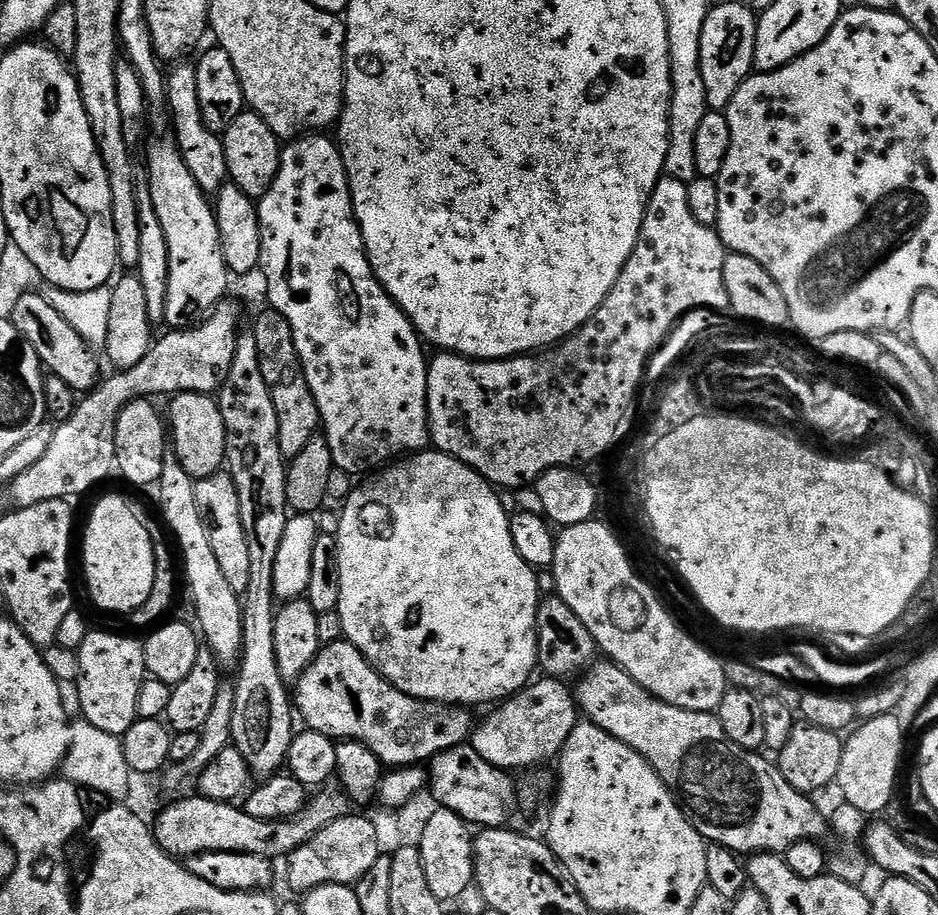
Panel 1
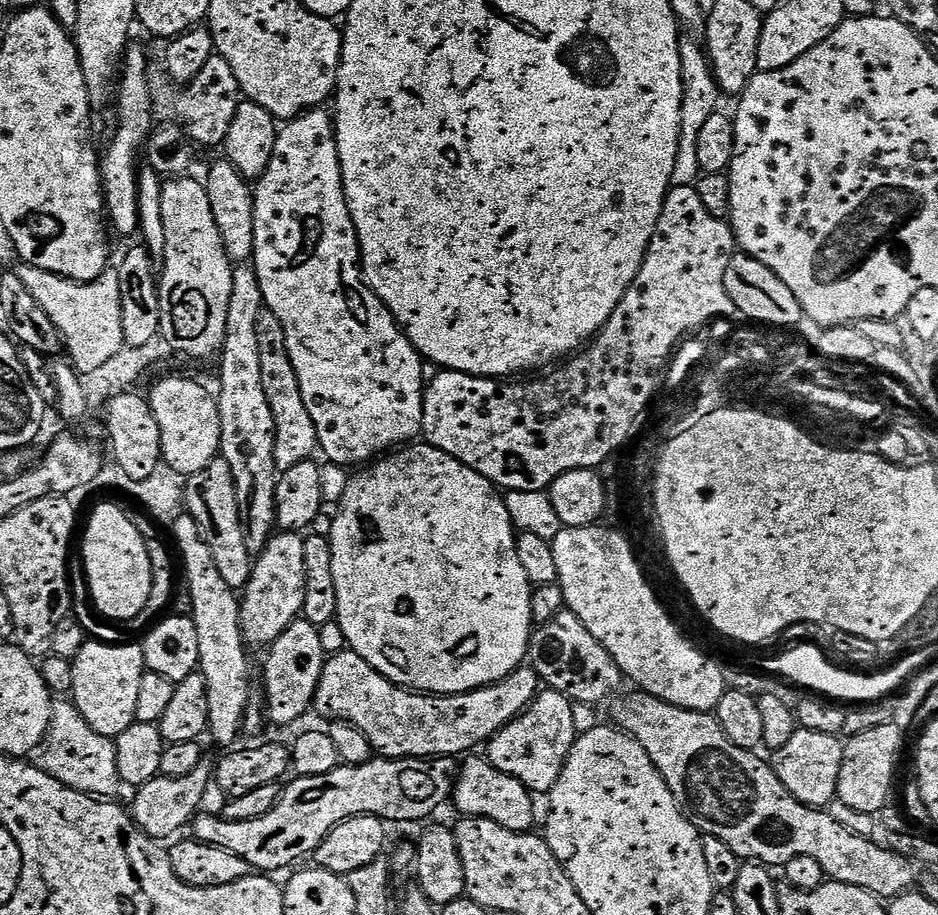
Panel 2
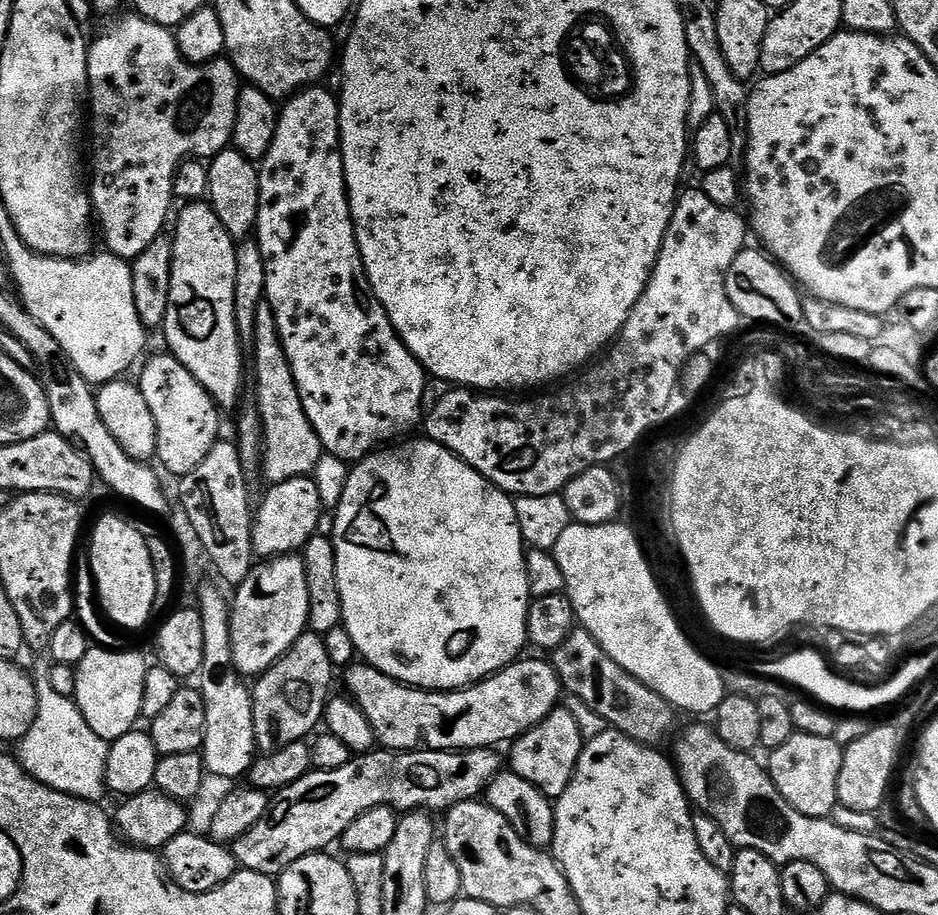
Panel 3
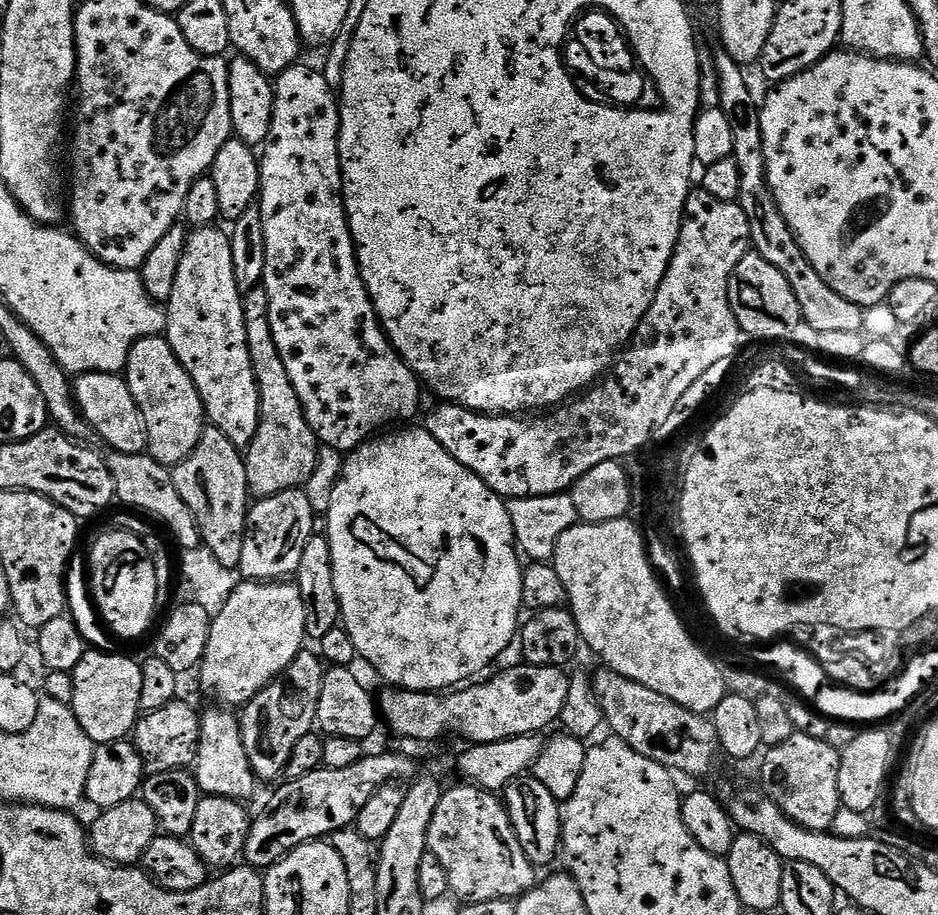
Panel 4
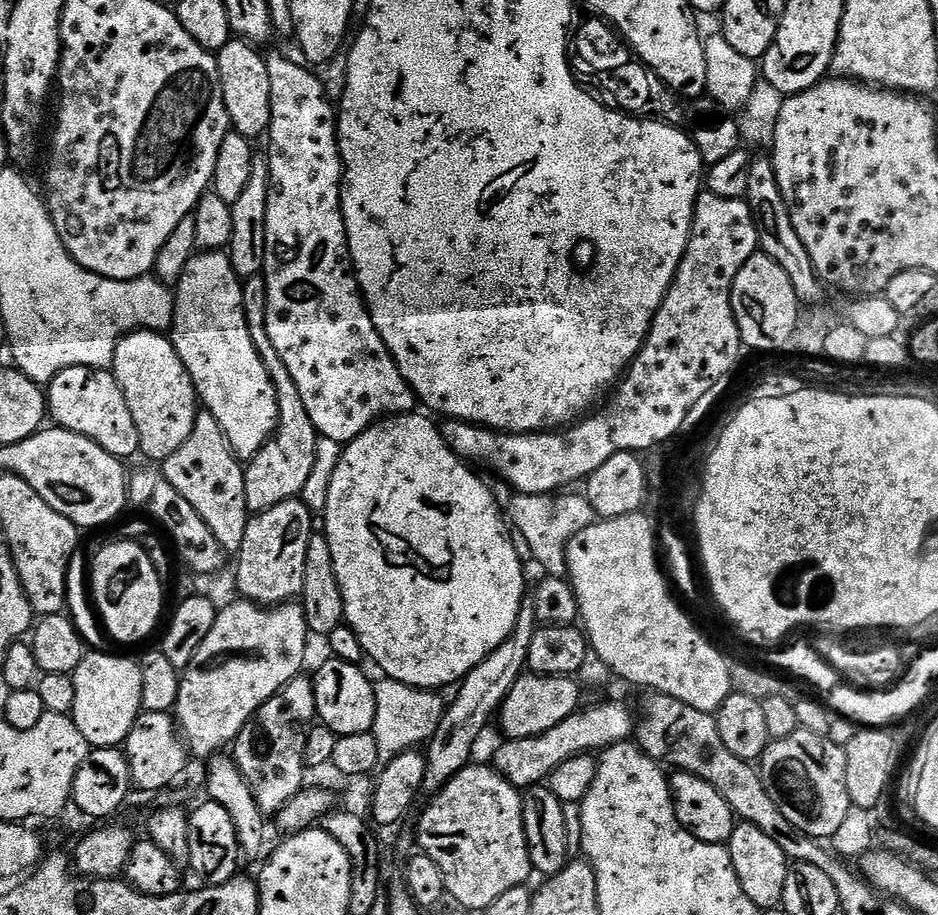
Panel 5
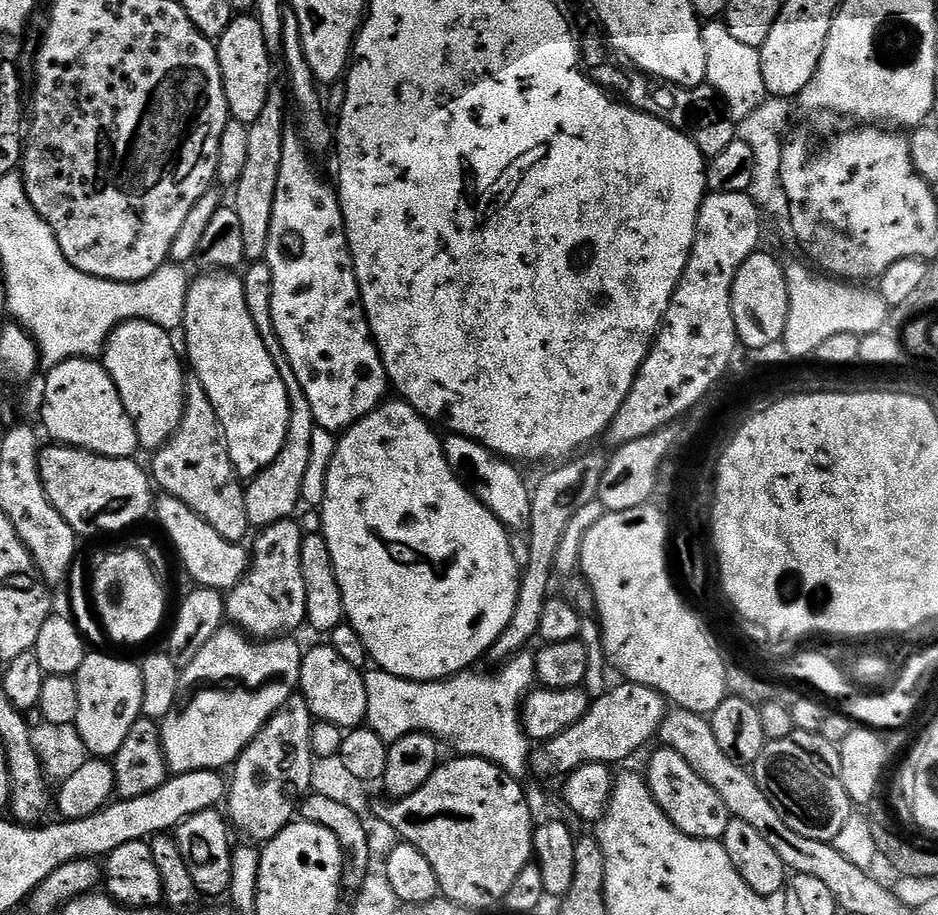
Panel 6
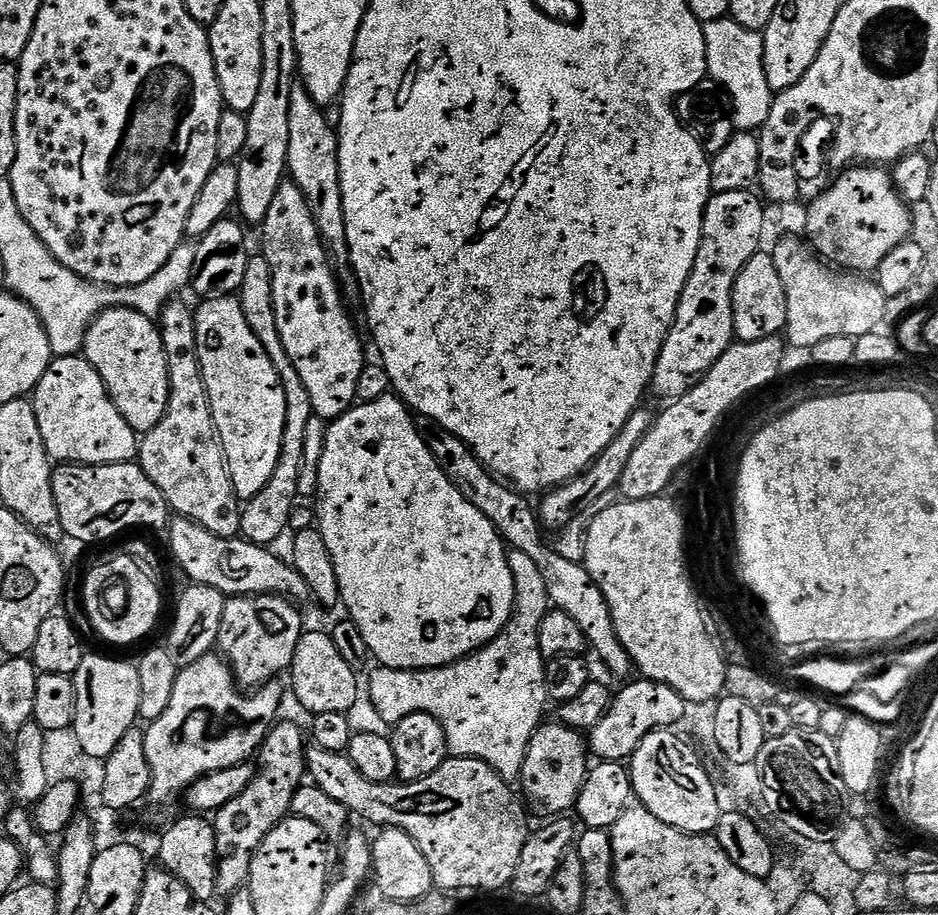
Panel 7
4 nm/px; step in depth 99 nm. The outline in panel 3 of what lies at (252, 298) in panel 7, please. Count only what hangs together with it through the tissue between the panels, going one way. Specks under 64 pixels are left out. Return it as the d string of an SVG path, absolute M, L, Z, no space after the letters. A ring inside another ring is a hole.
M261 306L256 311L256 321L250 333L252 356L250 352L250 372L256 375L256 401L254 407L260 413L260 425L264 431L262 459L259 471L264 471L269 485L281 484L290 478L311 477L321 456L325 455L310 418L302 406L298 386L290 370L288 359L284 357L284 348L280 344L280 335L276 330L276 319L272 309Z

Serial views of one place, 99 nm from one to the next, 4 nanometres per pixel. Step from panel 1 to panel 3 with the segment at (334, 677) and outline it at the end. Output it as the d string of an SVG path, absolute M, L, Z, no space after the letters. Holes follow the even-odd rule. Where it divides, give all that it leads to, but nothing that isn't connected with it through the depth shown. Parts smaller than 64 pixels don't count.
M517 658L492 676L487 676L477 684L458 688L451 692L437 692L423 688L413 688L401 684L399 680L382 674L363 662L353 662L343 673L347 695L366 714L366 722L376 735L376 743L389 752L455 752L466 748L496 748L507 745L524 732L530 731L542 718L546 718L561 703L562 689L558 674L551 663L544 660L524 660Z

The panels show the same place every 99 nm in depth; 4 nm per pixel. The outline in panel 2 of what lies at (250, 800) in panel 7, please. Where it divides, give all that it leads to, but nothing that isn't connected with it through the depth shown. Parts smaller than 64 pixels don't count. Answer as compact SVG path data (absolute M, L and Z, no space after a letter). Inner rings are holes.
M297 618L282 630L280 637L267 649L268 661L264 664L264 696L266 701L266 716L269 721L276 724L292 724L295 720L300 720L307 714L308 708L313 707L316 699L316 687L322 678L324 669L325 654L322 650L322 638L320 629L306 619Z

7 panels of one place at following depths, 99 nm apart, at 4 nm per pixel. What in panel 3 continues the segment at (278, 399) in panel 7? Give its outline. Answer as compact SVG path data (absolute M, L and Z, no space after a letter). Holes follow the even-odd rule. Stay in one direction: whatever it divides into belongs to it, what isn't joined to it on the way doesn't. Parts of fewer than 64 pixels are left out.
M188 202L183 205L180 217L176 220L176 232L172 238L172 269L168 287L168 309L164 315L162 333L168 343L167 351L194 374L194 378L208 393L217 409L235 409L241 403L240 383L246 376L246 356L240 353L242 333L236 325L234 310L234 282L236 281L236 245L237 241L218 222L211 204L207 202Z

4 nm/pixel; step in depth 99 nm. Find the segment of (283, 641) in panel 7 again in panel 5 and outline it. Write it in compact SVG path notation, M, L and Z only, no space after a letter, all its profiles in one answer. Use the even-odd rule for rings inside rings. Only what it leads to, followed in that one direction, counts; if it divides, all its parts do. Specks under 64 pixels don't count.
M299 498L278 502L278 506L270 506L270 510L255 513L249 519L246 535L242 537L242 546L234 556L236 589L243 599L261 606L275 606L303 597L306 550L314 535L312 520L314 513Z

